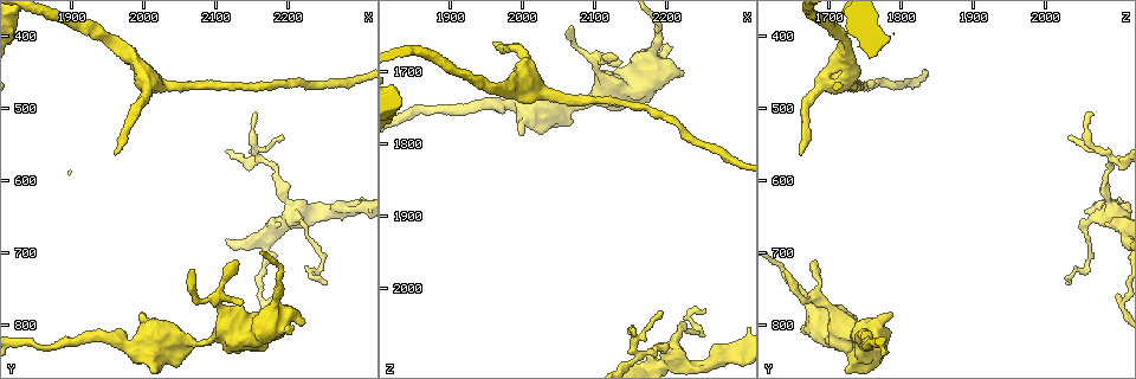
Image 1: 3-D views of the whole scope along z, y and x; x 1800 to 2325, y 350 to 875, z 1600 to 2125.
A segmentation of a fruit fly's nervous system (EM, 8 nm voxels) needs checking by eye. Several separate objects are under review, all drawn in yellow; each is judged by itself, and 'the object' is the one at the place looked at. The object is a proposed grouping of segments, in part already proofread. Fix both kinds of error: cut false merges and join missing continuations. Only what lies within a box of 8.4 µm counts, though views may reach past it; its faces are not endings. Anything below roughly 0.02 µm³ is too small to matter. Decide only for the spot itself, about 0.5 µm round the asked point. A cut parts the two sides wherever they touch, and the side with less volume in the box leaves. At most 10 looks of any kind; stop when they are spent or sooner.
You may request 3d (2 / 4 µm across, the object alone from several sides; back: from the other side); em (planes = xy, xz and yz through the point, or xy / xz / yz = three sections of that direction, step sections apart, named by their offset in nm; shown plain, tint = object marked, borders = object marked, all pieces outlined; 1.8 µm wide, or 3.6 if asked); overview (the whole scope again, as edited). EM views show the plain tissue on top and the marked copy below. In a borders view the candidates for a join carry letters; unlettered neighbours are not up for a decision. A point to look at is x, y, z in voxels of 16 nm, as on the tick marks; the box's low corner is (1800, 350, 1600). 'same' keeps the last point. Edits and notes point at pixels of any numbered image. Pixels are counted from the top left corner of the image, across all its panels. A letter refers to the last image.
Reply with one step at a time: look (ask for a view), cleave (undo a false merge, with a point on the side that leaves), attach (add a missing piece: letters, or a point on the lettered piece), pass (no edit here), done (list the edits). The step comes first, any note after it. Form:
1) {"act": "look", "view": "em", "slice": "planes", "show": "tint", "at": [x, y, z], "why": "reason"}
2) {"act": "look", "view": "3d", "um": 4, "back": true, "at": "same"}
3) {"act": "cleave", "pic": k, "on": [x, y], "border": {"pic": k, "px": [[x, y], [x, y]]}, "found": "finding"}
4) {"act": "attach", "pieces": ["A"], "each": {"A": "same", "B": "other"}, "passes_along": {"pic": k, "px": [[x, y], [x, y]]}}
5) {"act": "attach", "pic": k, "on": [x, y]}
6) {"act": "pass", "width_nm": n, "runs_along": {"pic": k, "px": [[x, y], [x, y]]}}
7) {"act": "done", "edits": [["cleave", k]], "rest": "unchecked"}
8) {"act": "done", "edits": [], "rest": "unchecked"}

{"act": "look", "view": "em", "slice": "planes", "show": "borders", "at": [1960, 560, 1660], "why": "thin end"}

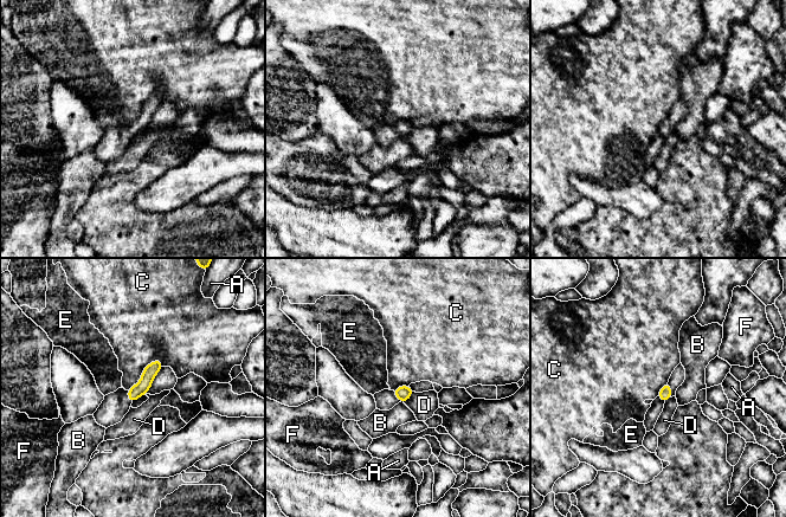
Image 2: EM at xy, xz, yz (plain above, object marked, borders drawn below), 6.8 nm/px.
{"act": "pass", "each": {"A": "other", "B": "other", "C": "other", "D": "other", "E": "other", "F": "other"}, "border": {"pic": 2, "px": [[162, 362], [153, 360], [128, 391]]}, "found": "none of them fits"}

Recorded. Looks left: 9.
{"act": "look", "view": "em", "slice": "yz", "step": 8, "show": "tint", "at": [2100, 775, 1695], "why": "sudden change in width"}

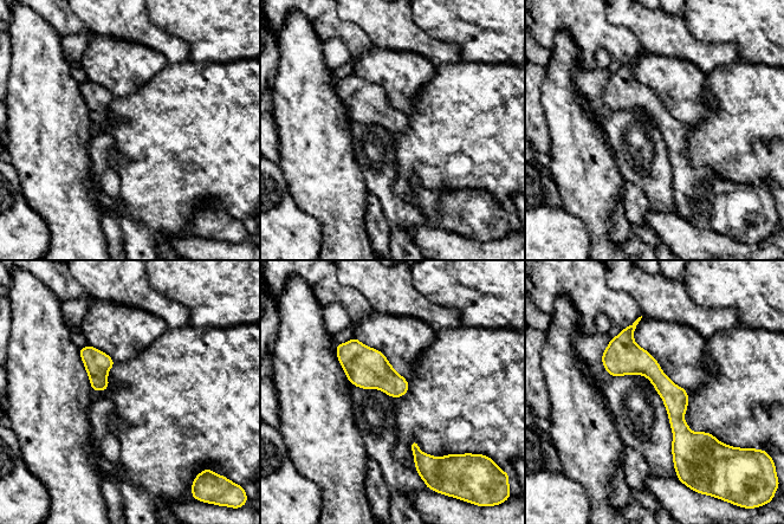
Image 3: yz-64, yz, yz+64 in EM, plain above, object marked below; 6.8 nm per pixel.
{"act": "look", "view": "em", "slice": "planes", "show": "borders", "at": "same", "why": "another direction"}

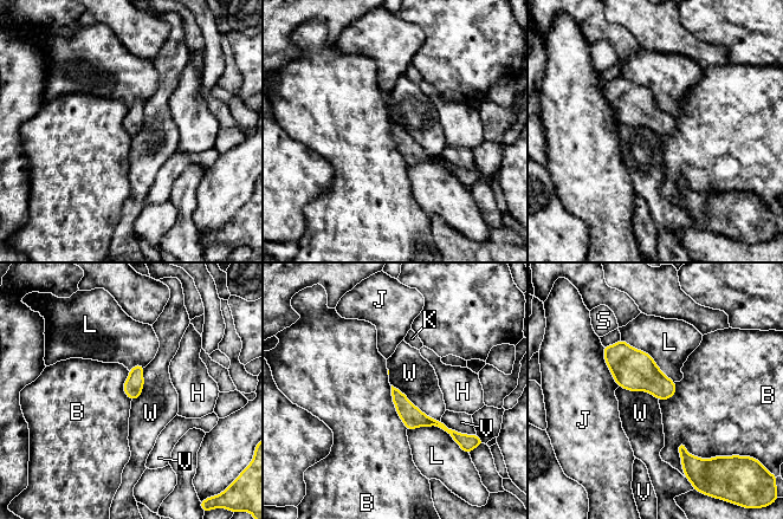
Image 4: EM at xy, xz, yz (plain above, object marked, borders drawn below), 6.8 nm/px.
{"act": "pass", "longest_contact_nm": ["L", 460], "each": {"B": "other", "H": "other", "J": "other", "K": "other", "L": "other", "S": "other", "V": "other", "W": "other"}, "border": {"pic": 4, "px": [[677, 445], [714, 456]]}, "found": "all the same neuron"}

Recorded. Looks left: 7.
{"act": "look", "view": "em", "slice": "xy", "step": 4, "show": "borders", "at": [2010, 460, 1720]}

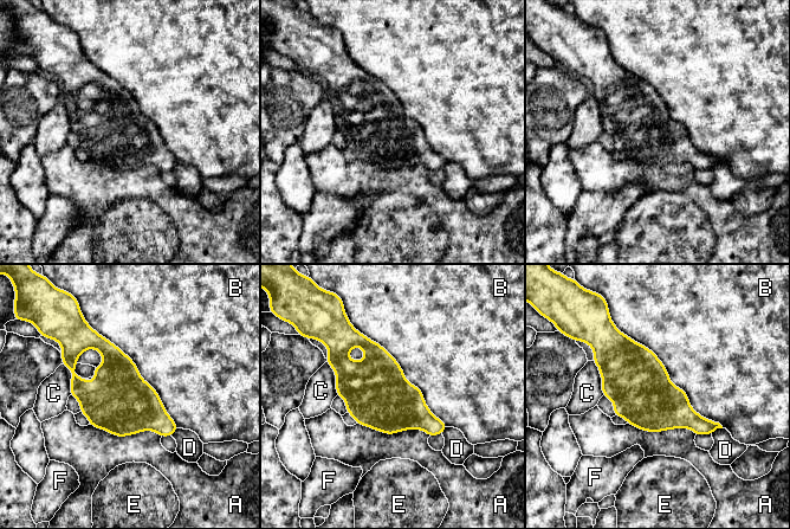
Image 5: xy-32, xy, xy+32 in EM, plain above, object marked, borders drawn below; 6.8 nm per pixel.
{"act": "pass", "each": {"A": "other", "B": "other", "C": "other", "D": "other", "E": "other", "F": "other"}, "border": {"pic": 5, "px": [[615, 327], [723, 427]]}, "found": "one neuron here"}

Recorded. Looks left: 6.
{"act": "look", "view": "em", "slice": "planes", "show": "borders", "at": [2250, 740, 2030], "why": "free end"}

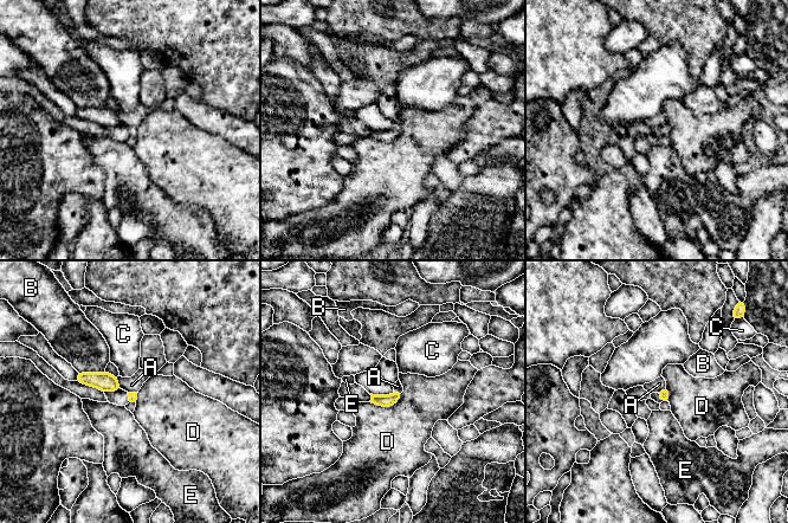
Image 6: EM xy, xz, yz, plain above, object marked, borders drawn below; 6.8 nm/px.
{"act": "pass", "each": {"A": "other", "B": "other", "C": "other", "D": "other", "E": "other"}, "found": "none of them fits"}

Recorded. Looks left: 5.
{"act": "done", "edits": [], "rest": "unchecked"}

